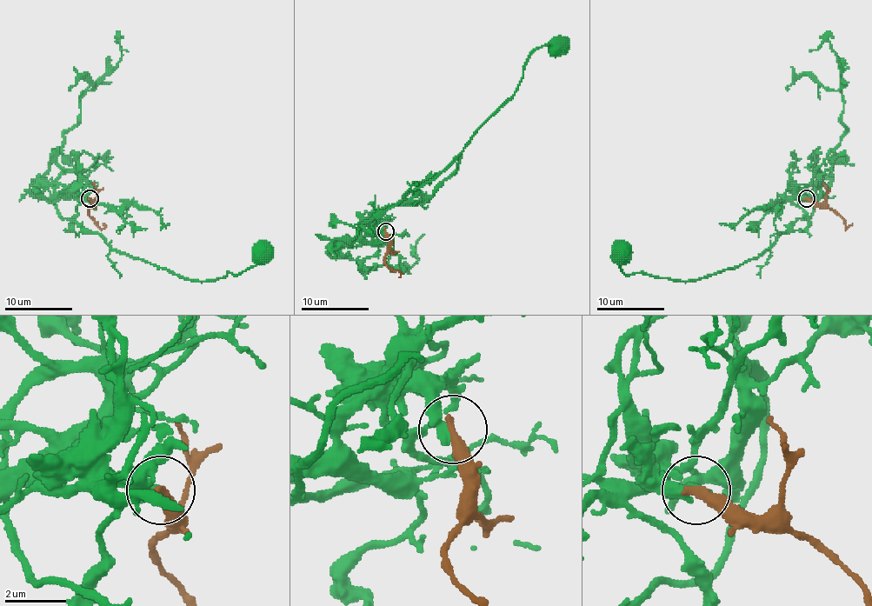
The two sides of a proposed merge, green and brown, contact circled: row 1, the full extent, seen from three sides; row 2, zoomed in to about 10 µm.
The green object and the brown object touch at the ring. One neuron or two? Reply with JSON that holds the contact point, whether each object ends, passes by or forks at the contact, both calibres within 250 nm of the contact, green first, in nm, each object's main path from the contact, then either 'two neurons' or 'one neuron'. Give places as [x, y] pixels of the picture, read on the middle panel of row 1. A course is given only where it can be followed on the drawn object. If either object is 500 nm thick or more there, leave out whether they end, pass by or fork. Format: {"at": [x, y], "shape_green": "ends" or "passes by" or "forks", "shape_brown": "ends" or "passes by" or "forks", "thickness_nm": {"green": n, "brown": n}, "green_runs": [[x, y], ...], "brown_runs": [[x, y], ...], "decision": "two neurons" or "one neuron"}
{"at": [385, 231], "shape_green": "ends", "shape_brown": "ends", "thickness_nm": {"green": 400, "brown": 380}, "green_runs": [[385, 231], [366, 223], [351, 241], [362, 224], [431, 182], [515, 93], [535, 50], [559, 42]], "brown_runs": [[385, 231], [389, 251], [385, 263], [397, 270], [401, 274], [399, 276]], "decision": "two neurons"}

